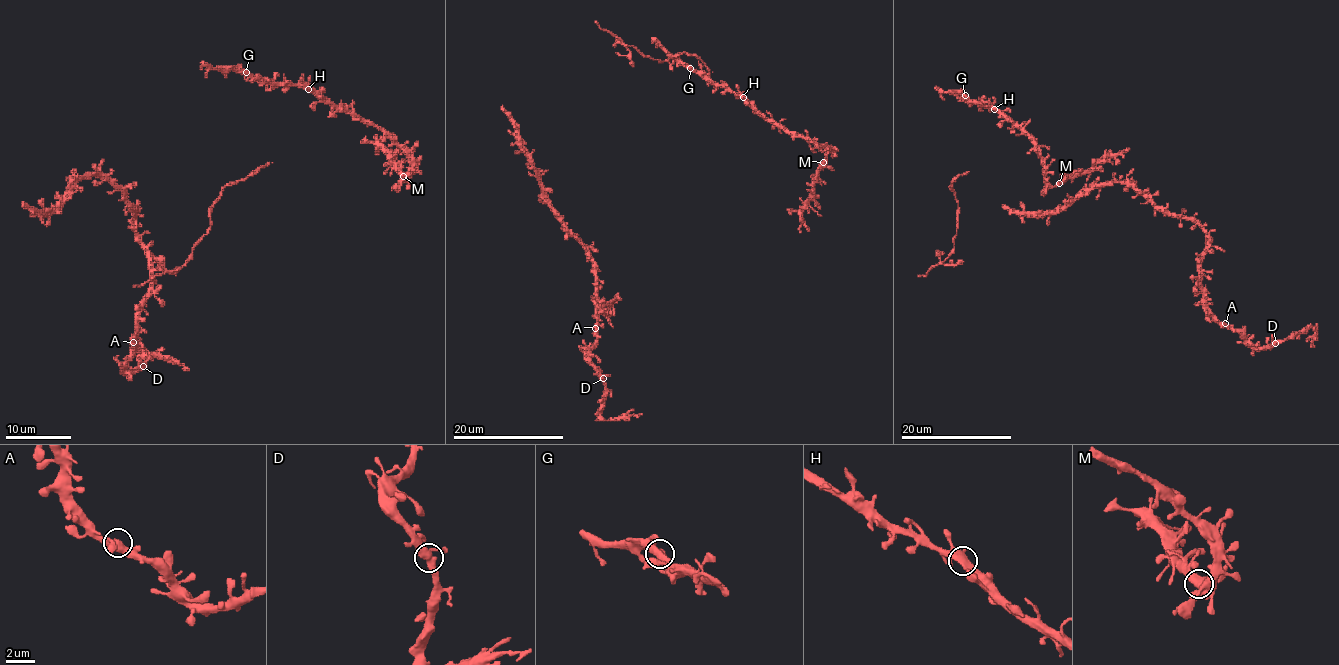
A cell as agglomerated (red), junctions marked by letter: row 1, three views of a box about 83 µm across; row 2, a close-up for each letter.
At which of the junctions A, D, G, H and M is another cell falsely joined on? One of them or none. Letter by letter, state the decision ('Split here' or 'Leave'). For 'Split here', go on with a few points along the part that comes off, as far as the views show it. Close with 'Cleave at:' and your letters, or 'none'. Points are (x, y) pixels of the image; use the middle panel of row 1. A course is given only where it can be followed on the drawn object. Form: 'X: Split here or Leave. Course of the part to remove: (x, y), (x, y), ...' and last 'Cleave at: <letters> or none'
A: Leave
D: Leave
G: Leave
H: Leave
M: Leave
Cleave at: none

